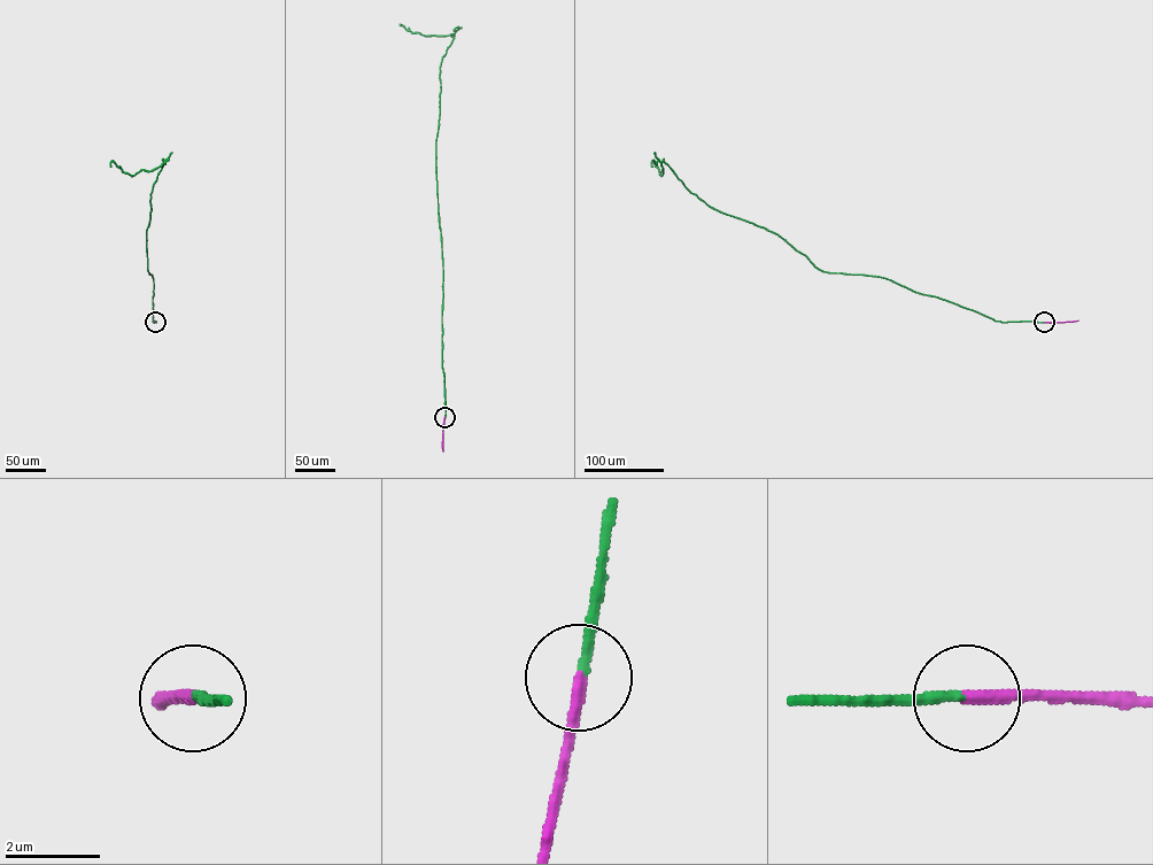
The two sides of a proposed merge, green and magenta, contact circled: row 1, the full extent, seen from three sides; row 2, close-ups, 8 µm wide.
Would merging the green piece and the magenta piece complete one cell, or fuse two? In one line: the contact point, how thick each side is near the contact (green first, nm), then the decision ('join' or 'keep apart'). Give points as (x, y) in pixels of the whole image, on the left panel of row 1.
place (155, 322); calibres 200 and 280 nm; join

